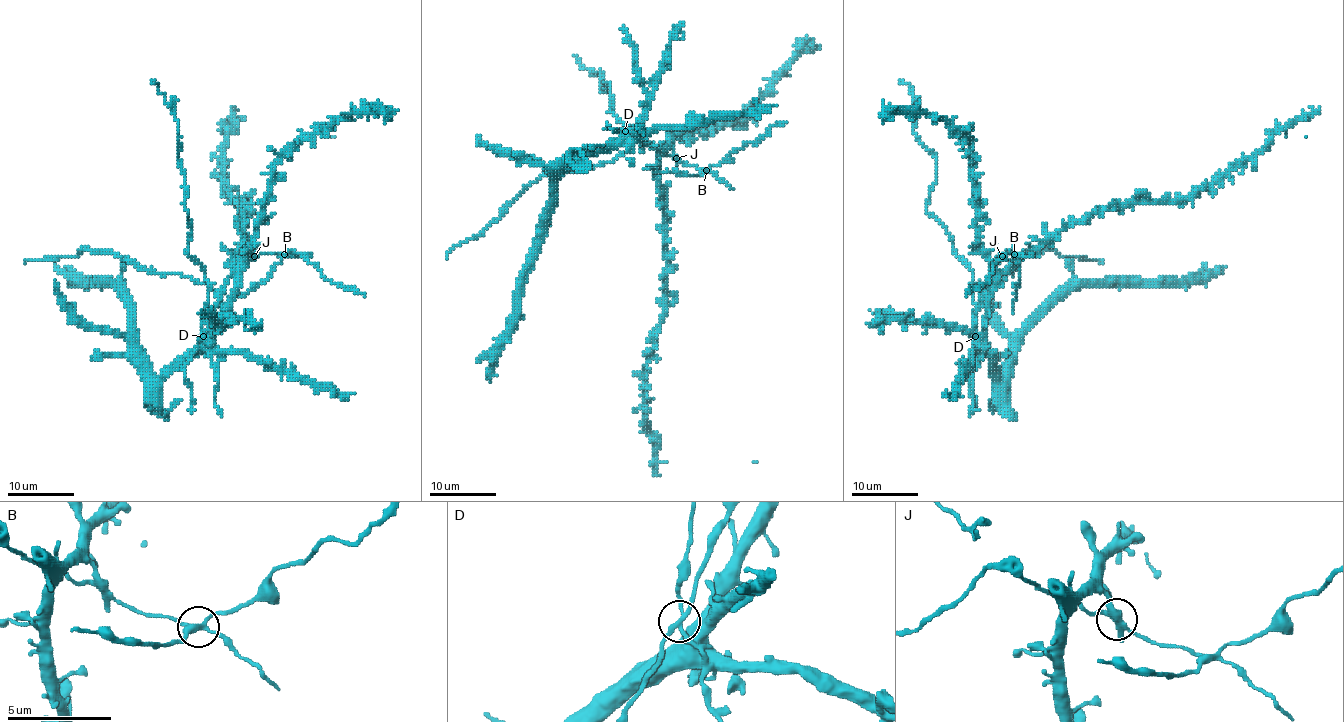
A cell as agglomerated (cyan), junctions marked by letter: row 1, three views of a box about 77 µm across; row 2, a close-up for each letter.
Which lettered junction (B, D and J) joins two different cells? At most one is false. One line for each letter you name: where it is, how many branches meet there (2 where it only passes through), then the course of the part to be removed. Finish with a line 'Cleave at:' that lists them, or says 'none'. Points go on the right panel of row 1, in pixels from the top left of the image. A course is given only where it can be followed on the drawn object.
B: (1014, 254) | 4 | (1014, 254), (1010, 251), (1005, 252), (995, 262), (987, 282), (970, 287), (967, 296)
Cleave at: B

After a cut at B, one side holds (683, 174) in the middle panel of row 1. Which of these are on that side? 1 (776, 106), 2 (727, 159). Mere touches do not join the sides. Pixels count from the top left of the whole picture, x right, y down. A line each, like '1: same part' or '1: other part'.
1: other part
2: same part

